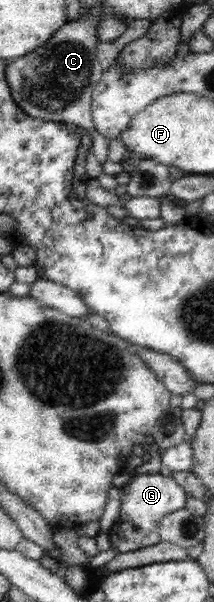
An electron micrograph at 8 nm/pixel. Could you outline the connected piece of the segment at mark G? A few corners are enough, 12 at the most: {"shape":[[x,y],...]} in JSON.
{"shape":[[143,474],[119,489],[108,531],[127,553],[160,542],[159,523],[185,508],[174,477]]}

